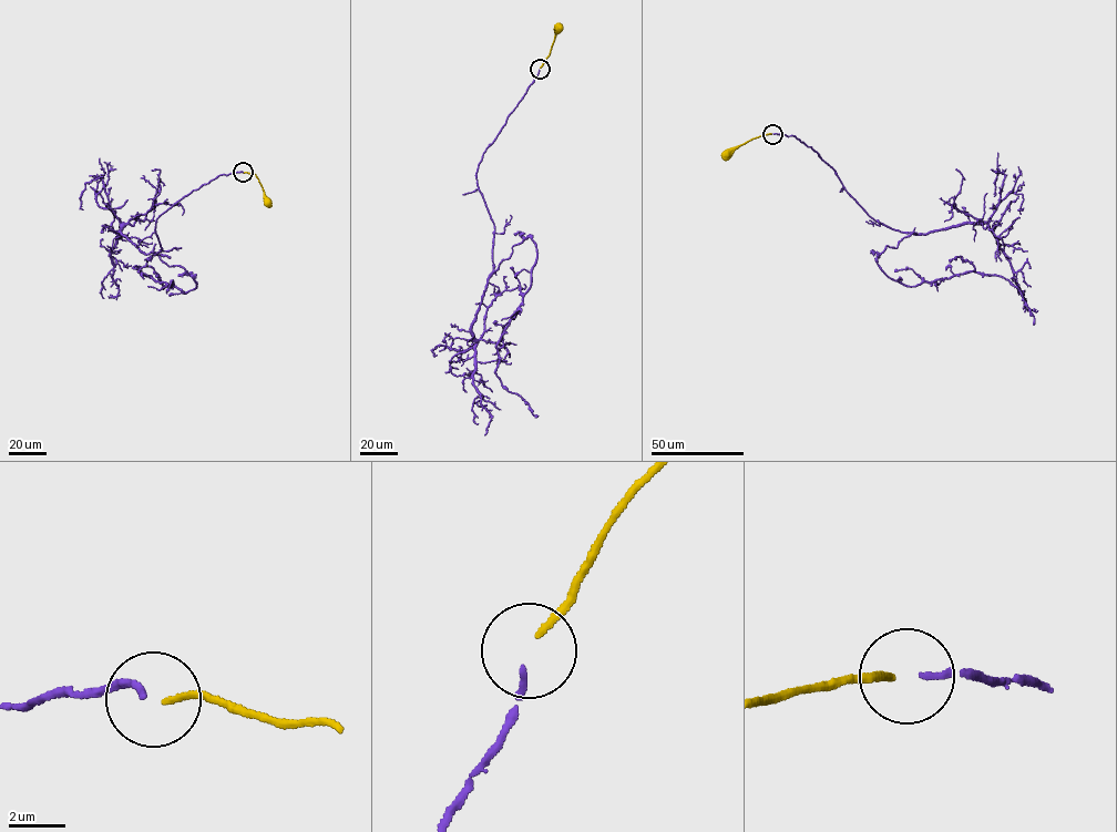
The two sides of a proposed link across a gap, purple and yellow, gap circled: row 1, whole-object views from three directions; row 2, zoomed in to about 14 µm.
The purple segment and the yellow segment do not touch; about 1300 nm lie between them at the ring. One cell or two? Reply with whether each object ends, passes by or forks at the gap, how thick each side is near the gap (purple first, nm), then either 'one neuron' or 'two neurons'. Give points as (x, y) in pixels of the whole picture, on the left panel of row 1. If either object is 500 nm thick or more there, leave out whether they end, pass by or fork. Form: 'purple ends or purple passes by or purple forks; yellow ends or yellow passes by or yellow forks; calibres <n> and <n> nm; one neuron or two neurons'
purple ends; yellow ends; calibres 220 and 220 nm; one neuron

